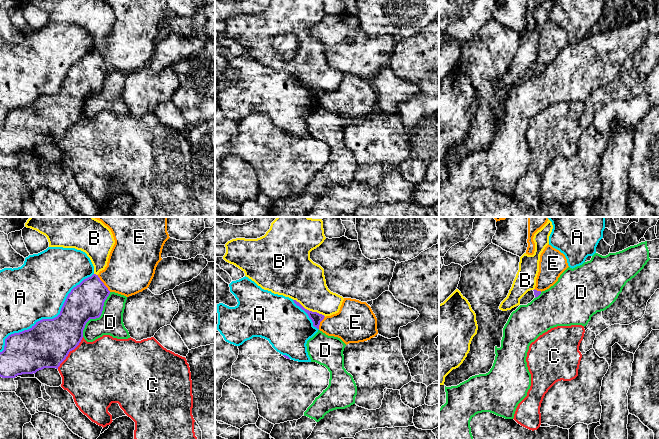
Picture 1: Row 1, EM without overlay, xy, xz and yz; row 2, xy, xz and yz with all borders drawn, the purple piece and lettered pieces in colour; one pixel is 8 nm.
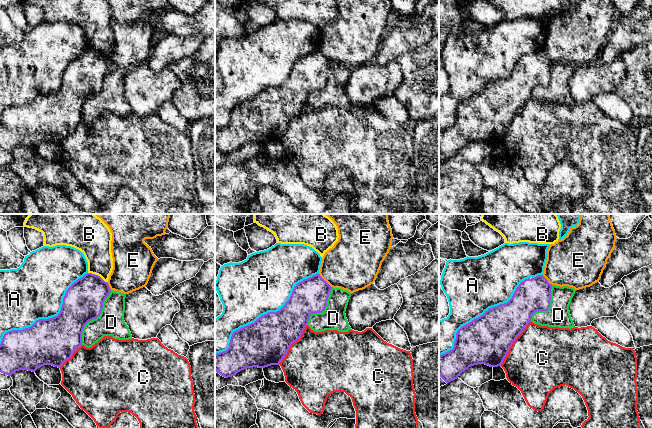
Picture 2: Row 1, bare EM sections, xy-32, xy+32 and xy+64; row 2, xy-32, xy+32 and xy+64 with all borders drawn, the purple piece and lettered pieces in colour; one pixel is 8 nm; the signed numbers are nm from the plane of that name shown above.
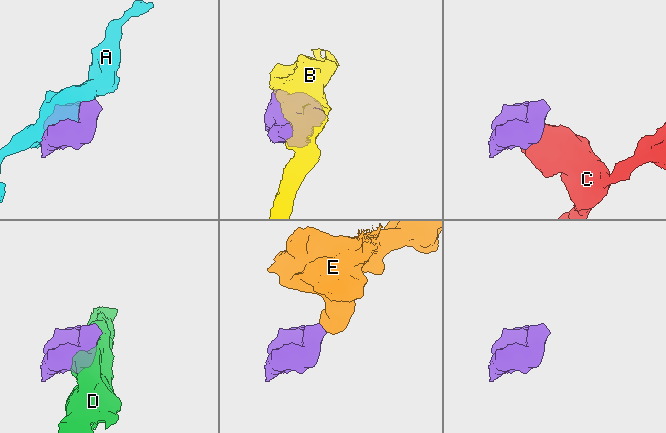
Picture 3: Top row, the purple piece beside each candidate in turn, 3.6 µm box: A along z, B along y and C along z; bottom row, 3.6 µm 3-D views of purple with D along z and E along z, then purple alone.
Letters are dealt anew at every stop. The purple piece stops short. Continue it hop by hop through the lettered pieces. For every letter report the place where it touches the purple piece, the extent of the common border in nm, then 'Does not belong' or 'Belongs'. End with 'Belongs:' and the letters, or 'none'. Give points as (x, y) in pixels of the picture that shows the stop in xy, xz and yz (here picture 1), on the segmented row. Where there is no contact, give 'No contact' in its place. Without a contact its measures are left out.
A: Touches purple at xy (48, 319). Shared border 1000 nm. Does not belong
B: Touches purple at xz (308, 310). Shared border 300 nm. Does not belong
C: Touches purple at xy (69, 351). Shared border 340 nm. Does not belong
D: Touches purple at xy (98, 317). Shared border 420 nm. Does not belong
E: Touches purple at xy (103, 283). Shared border 170 nm. Does not belong
Belongs: none

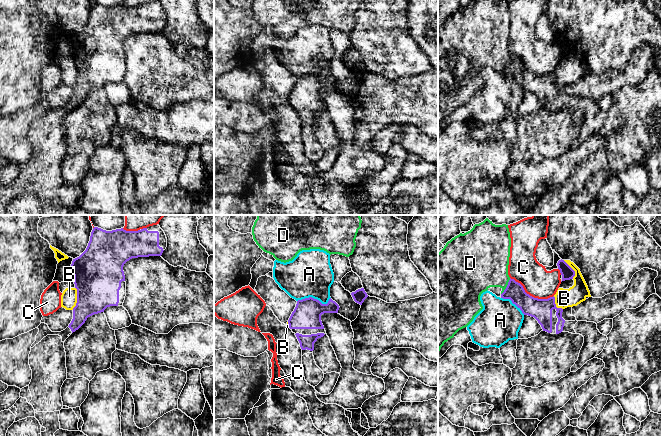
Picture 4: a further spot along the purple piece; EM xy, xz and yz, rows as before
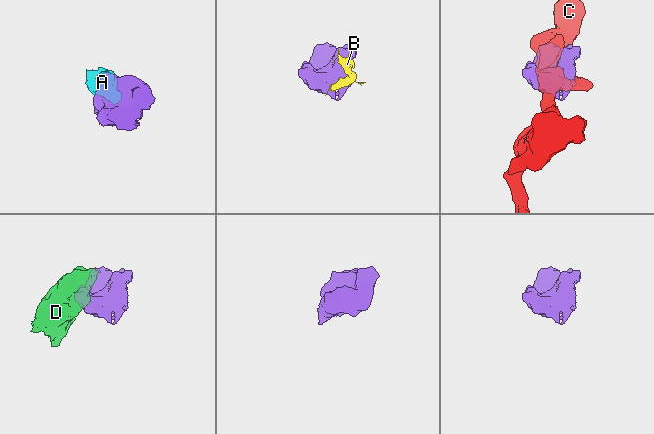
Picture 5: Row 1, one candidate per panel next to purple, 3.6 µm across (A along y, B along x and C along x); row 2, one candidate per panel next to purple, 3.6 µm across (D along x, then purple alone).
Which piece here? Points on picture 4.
A: Touches purple at xz (314, 299). Shared border 280 nm. Does not belong
B: Touches purple at xy (77, 298). Shared border 190 nm. Belongs
C: Touches purple at yz (531, 296). Shared border 380 nm. Does not belong
D: Touches purple at yz (507, 286). Shared border 150 nm. Does not belong
Belongs: B

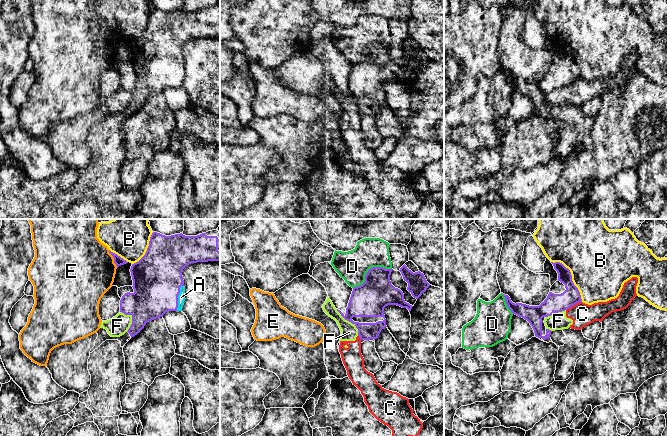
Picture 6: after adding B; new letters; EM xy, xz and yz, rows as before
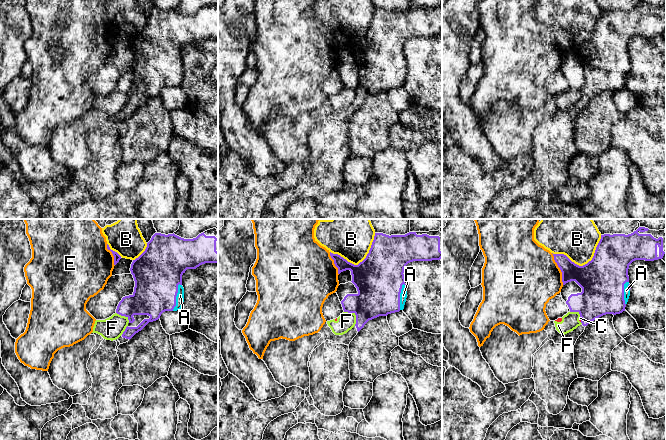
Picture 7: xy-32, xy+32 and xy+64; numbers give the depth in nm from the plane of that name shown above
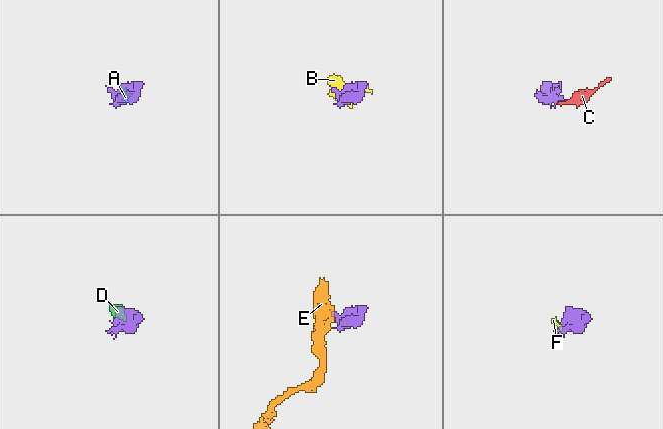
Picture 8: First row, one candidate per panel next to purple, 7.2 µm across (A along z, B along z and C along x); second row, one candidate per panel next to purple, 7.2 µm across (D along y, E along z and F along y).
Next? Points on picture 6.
A: Touches purple at xy (177, 297). Shared border 220 nm. Belongs
B: Touches purple at yz (571, 277). Shared border 420 nm. Does not belong
C: Touches purple at yz (573, 305). Shared border 150 nm. Does not belong
D: Touches purple at xz (368, 270). Shared border 360 nm. Does not belong
E: Touches purple at xy (114, 259). Shared border 160 nm. Does not belong
F: Touches purple at xz (349, 321). Shared border 280 nm. Does not belong
Belongs: A

